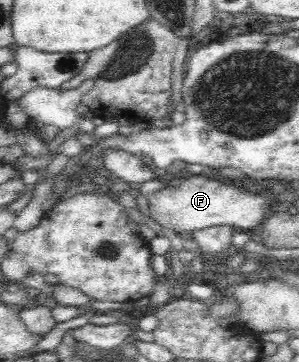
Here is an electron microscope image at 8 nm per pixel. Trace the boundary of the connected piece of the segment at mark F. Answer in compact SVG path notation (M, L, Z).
M202 174L185 176L179 187L162 188L146 194L145 198L148 200L150 218L177 234L191 233L212 225L229 225L237 230L250 229L260 224L264 215L272 211L272 204L266 197L233 187L226 180Z

